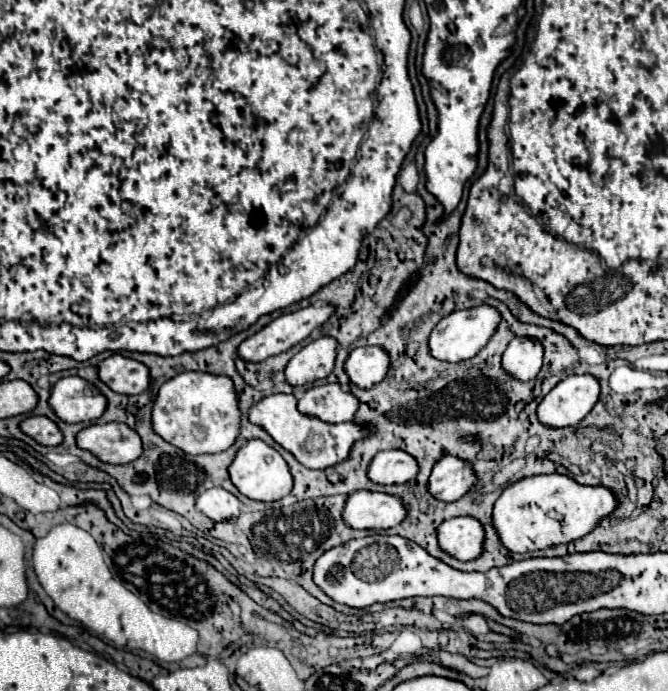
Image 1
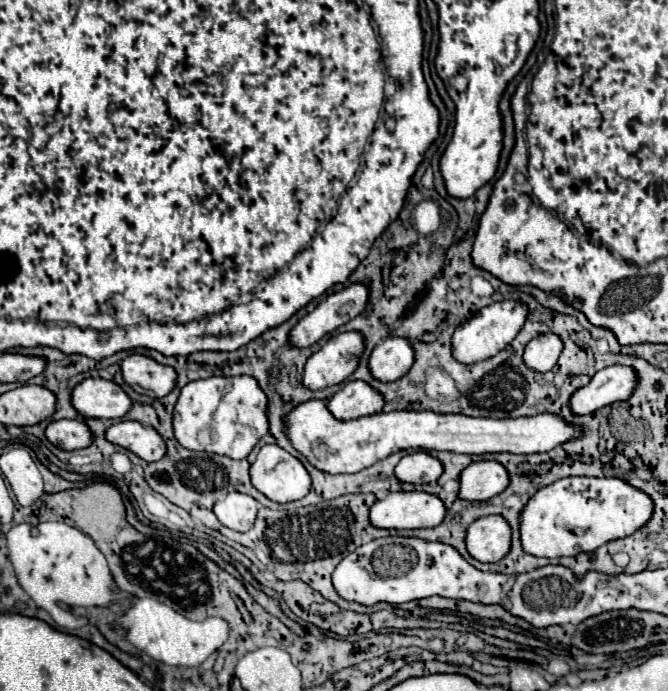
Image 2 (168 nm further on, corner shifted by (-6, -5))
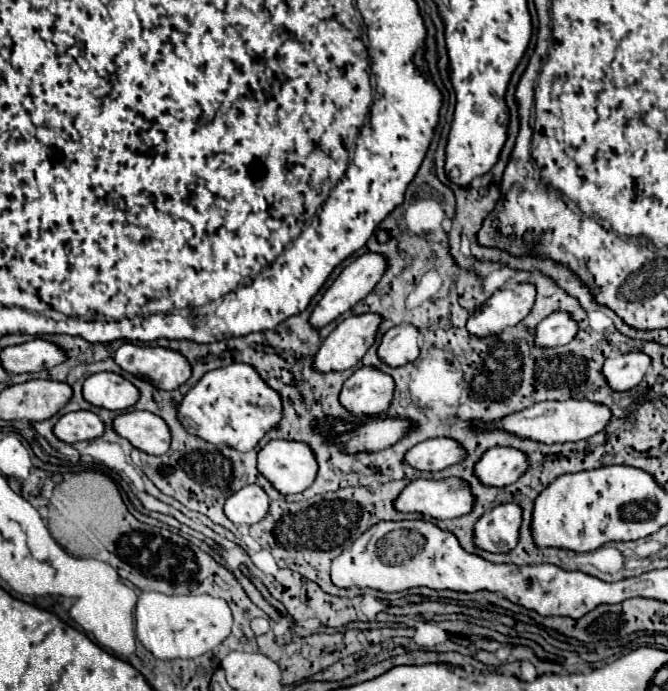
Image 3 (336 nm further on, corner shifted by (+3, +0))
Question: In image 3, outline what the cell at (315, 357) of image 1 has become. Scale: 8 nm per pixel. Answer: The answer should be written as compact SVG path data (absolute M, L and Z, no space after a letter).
M375 313L351 315L343 319L323 341L313 367L321 373L345 371L353 367L373 345L381 321L383 317Z

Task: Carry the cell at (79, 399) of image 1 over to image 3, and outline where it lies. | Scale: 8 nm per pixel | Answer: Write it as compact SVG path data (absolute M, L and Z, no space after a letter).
M95 373L83 383L83 397L111 411L125 411L139 401L139 389L117 373Z

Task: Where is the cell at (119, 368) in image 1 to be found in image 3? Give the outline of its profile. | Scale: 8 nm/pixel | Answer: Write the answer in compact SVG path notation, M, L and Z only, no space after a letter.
M125 343L117 349L113 359L121 369L153 381L159 389L181 387L191 377L191 363L187 363L179 351L167 347L139 347Z

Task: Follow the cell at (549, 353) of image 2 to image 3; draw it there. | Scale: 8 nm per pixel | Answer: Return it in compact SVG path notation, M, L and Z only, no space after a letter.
M555 311L537 325L535 343L539 347L567 345L575 337L575 331L579 331L575 319L571 319L567 311Z

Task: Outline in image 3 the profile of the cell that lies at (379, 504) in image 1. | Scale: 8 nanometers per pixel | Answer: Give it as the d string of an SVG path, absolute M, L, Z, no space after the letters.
M415 479L395 501L403 513L421 513L427 519L453 519L467 515L475 505L475 495L463 479Z

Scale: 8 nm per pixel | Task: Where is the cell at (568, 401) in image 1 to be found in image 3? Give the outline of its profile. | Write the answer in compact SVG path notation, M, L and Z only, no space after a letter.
M643 351L617 355L615 359L607 359L603 365L603 375L615 391L629 391L641 383L651 365L651 357Z

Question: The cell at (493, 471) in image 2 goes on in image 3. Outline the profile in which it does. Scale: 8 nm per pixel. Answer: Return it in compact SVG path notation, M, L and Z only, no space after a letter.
M493 447L475 465L475 475L493 487L515 483L527 471L527 455L515 447Z

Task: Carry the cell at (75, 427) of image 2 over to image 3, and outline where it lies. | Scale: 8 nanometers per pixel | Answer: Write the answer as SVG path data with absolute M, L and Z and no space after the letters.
M93 411L67 413L55 425L55 435L65 443L97 439L103 435L103 431L105 431L105 425Z

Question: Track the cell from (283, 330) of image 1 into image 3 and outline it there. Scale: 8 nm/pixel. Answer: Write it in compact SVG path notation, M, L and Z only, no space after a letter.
M365 253L365 255L357 257L355 261L351 261L341 271L341 275L335 279L335 283L327 289L327 293L323 295L323 299L319 301L319 305L315 307L315 311L313 311L313 315L309 319L311 325L315 329L321 329L327 323L331 323L333 319L337 319L339 315L343 315L345 311L349 311L355 303L359 303L361 299L365 299L373 291L373 287L383 277L383 271L387 271L387 259L383 259L383 255L379 255L379 253Z

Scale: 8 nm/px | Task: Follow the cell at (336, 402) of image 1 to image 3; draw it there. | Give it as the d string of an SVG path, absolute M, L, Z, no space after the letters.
M361 367L345 381L339 399L353 415L367 417L385 413L391 405L393 393L395 381L391 375L379 371L377 367Z

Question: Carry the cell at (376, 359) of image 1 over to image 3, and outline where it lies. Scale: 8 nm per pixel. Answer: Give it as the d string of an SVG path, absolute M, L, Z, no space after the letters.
M397 325L383 335L383 341L379 345L379 357L391 367L407 365L419 357L419 343L421 335L415 325Z

